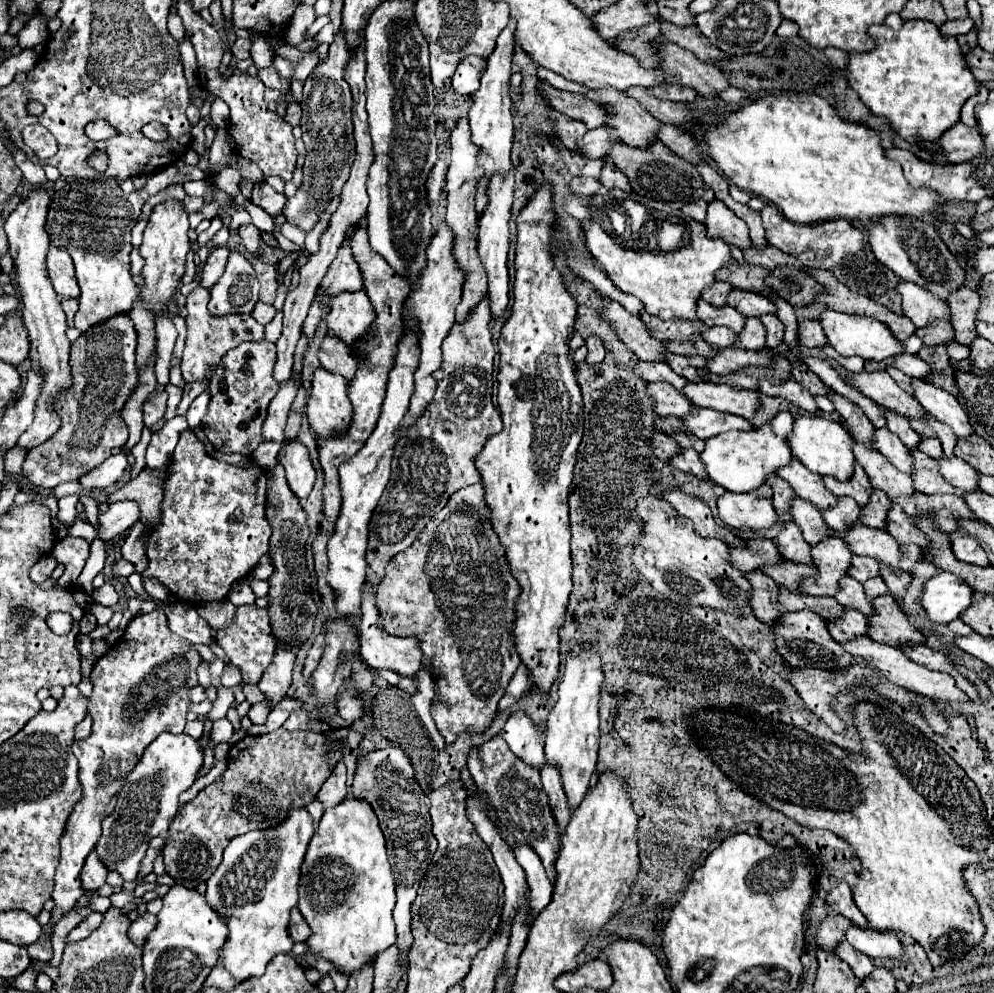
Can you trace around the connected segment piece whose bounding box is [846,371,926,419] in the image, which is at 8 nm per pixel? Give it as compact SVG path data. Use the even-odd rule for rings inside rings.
M862 371L856 375L848 375L846 379L852 381L852 385L856 389L860 389L866 397L876 401L884 409L890 409L906 419L924 419L926 417L924 407L912 395L908 395L904 389L900 389L898 383L886 371L880 371L880 373Z

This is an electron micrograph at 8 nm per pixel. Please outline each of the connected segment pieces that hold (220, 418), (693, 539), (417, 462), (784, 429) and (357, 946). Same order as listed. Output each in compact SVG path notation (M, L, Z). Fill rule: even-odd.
M266 339L262 343L242 343L242 347L228 351L226 359L222 359L222 367L218 367L210 381L214 399L210 401L206 419L202 419L206 437L220 453L250 455L262 443L262 425L266 411L270 399L278 393L278 383L272 373L274 359L276 345Z
M640 499L636 515L646 523L646 527L644 535L636 541L632 561L662 597L680 605L730 611L740 617L752 613L752 585L748 583L746 573L730 563L730 547L724 541L696 535L690 519L678 517L668 501Z
M484 295L464 321L454 323L442 343L442 367L432 375L436 379L434 399L414 423L406 439L396 447L392 479L370 521L366 563L374 571L376 581L384 577L388 561L418 539L430 517L446 505L452 493L482 479L474 459L486 445L488 437L502 431L500 413L492 405L494 343L488 327L490 319L490 299Z
M784 411L756 431L750 433L730 431L726 435L716 435L714 439L706 441L706 449L700 453L700 459L706 465L706 473L714 483L728 491L736 493L756 491L766 483L768 477L776 475L780 467L792 461L792 449L790 443L786 443L790 439L792 425L794 425L792 415Z
M348 797L336 807L324 811L302 863L302 879L298 891L298 909L312 929L312 937L306 941L310 953L320 953L342 973L354 973L358 967L372 961L378 951L384 951L396 943L392 919L392 909L396 903L394 875L386 853L386 839L380 831L380 823L370 803L366 803L364 799Z

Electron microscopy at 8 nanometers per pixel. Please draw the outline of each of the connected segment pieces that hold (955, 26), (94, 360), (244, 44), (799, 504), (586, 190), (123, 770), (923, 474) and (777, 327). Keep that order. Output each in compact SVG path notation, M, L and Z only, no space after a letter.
M970 17L968 19L962 19L962 21L946 21L940 27L940 33L944 37L958 37L958 35L966 35L972 27L974 27L974 21Z
M128 313L114 315L84 331L70 349L72 385L58 395L54 411L60 415L60 429L42 445L28 451L22 477L40 489L80 479L80 475L104 463L114 447L128 441L128 425L120 411L138 385L136 373L136 331Z
M236 39L236 43L232 45L232 55L234 59L250 59L250 39Z
M794 499L792 501L792 509L790 509L790 515L794 517L794 521L802 527L802 533L804 533L804 539L808 545L818 545L822 539L828 539L828 525L822 517L822 513L812 505L812 503L806 503L804 499Z
M574 177L570 187L572 187L574 193L586 197L586 195L596 195L598 189L602 187L602 183L598 179L594 179L594 177Z
M158 607L150 613L136 615L126 627L122 639L118 639L116 645L96 661L90 675L94 691L88 707L88 713L94 719L92 735L76 741L72 747L80 761L80 783L84 795L74 807L60 839L62 857L54 877L56 887L52 899L56 907L52 909L50 923L46 925L48 939L52 937L56 923L68 915L86 893L80 881L84 859L98 843L102 821L110 815L110 811L114 811L116 797L118 791L122 791L126 775L134 769L134 763L138 763L142 751L162 731L184 731L190 709L190 689L198 685L196 669L200 663L200 653L190 641L170 631L166 615Z
M912 451L916 465L914 465L914 487L920 493L934 495L934 493L956 493L950 483L940 473L940 463L936 459L930 459L928 455L922 455L922 451Z
M762 315L760 317L762 319L762 323L764 323L764 327L766 327L766 345L768 347L778 347L778 345L782 345L782 337L784 337L784 323L776 317L776 315Z

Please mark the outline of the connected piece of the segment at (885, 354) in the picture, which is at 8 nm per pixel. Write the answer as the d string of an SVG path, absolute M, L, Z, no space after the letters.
M826 309L820 315L820 323L822 323L824 333L828 337L828 343L844 357L858 355L862 359L882 361L882 359L890 359L890 357L904 353L902 343L892 335L892 331L882 321L878 321L874 317L858 317L858 315L846 315L846 313Z

